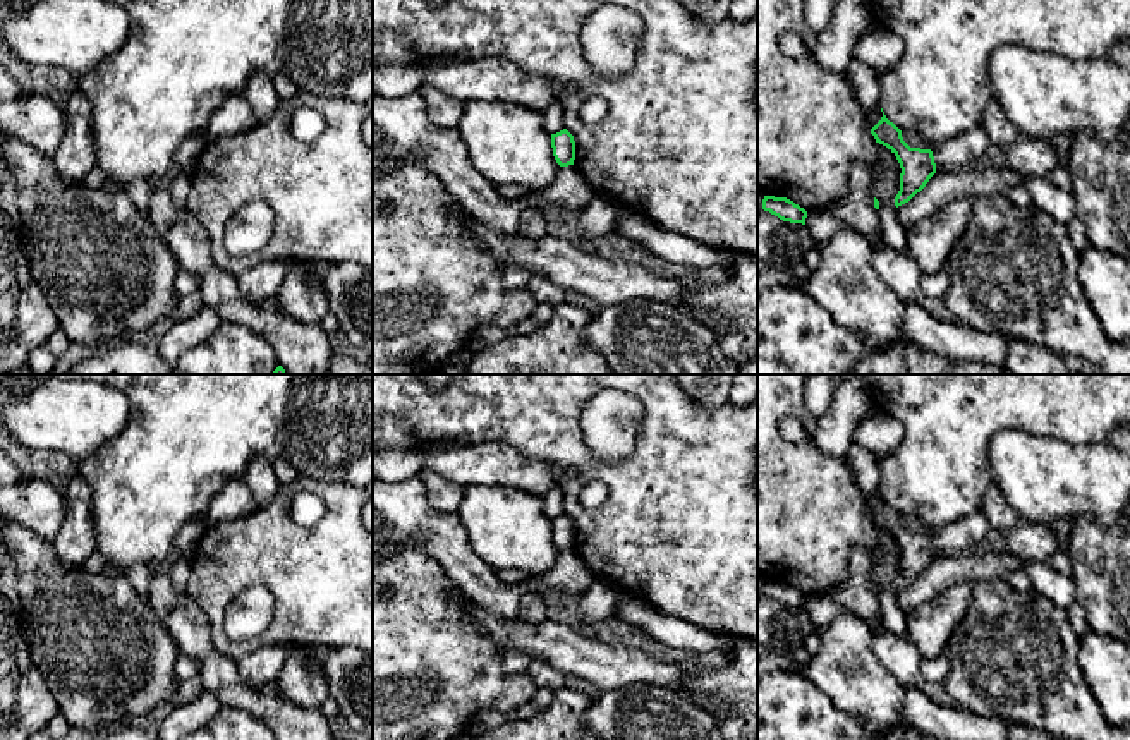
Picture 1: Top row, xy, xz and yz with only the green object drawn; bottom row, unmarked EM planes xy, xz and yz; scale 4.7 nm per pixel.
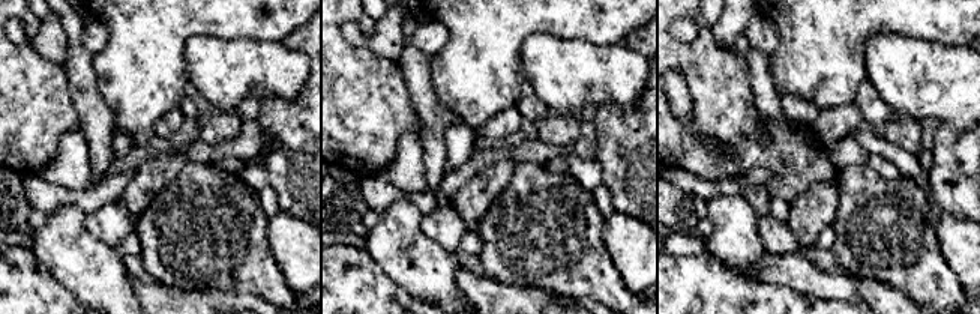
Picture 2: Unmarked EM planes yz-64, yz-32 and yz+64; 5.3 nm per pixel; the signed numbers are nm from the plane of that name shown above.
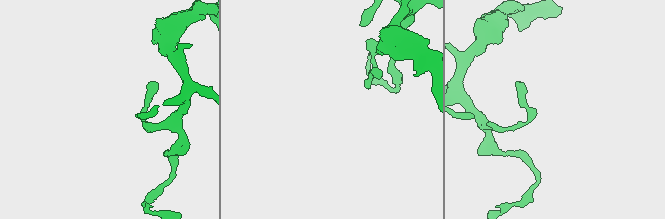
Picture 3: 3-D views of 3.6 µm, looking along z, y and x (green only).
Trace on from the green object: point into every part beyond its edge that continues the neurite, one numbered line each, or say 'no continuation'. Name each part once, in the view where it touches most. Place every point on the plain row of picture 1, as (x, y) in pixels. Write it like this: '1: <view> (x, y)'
no continuation

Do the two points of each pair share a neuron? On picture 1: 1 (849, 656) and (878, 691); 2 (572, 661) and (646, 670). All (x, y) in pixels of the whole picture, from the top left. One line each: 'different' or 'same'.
1: same
2: same

